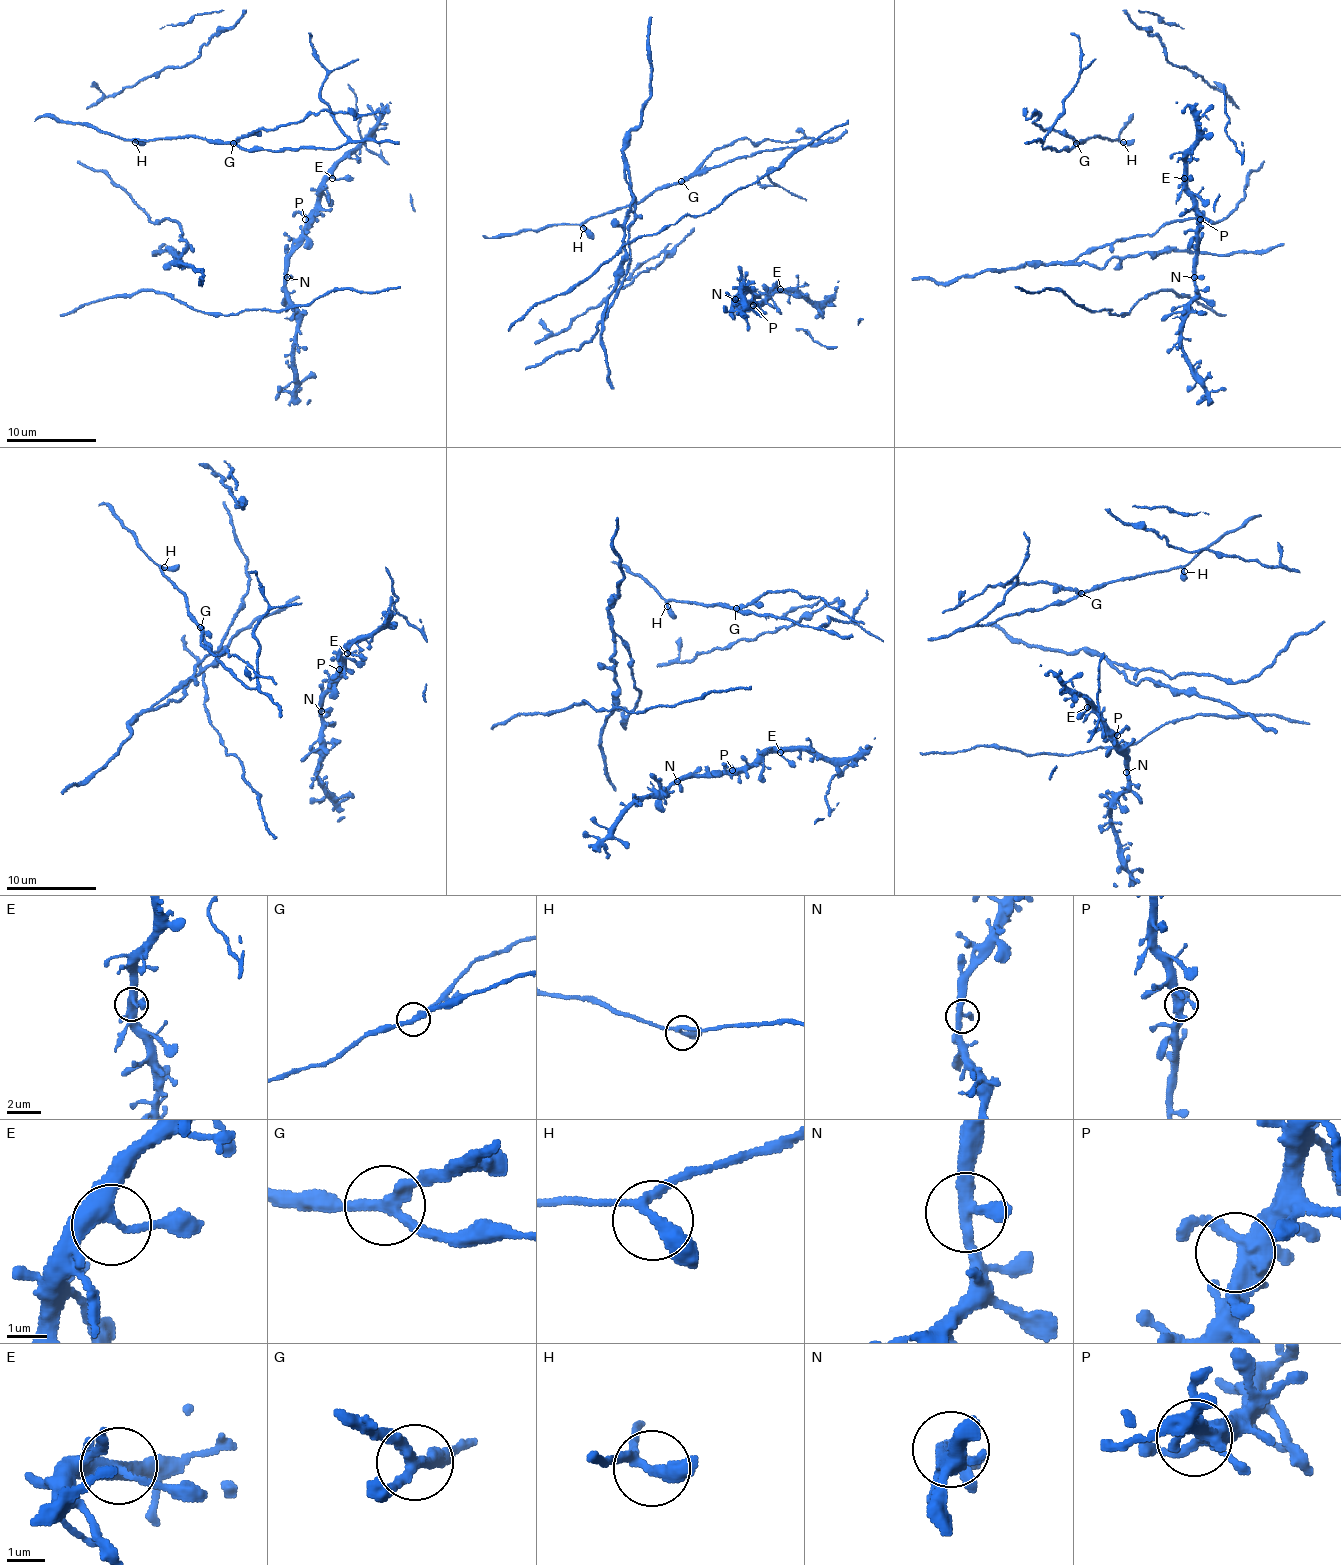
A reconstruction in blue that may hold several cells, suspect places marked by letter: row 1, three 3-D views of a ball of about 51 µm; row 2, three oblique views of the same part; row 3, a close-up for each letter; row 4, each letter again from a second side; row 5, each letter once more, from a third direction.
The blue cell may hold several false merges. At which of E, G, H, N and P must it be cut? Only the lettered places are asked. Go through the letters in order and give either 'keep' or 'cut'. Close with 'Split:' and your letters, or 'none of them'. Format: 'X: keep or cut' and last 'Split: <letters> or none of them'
E: keep
G: cut
H: keep
N: keep
P: keep
Split: G

